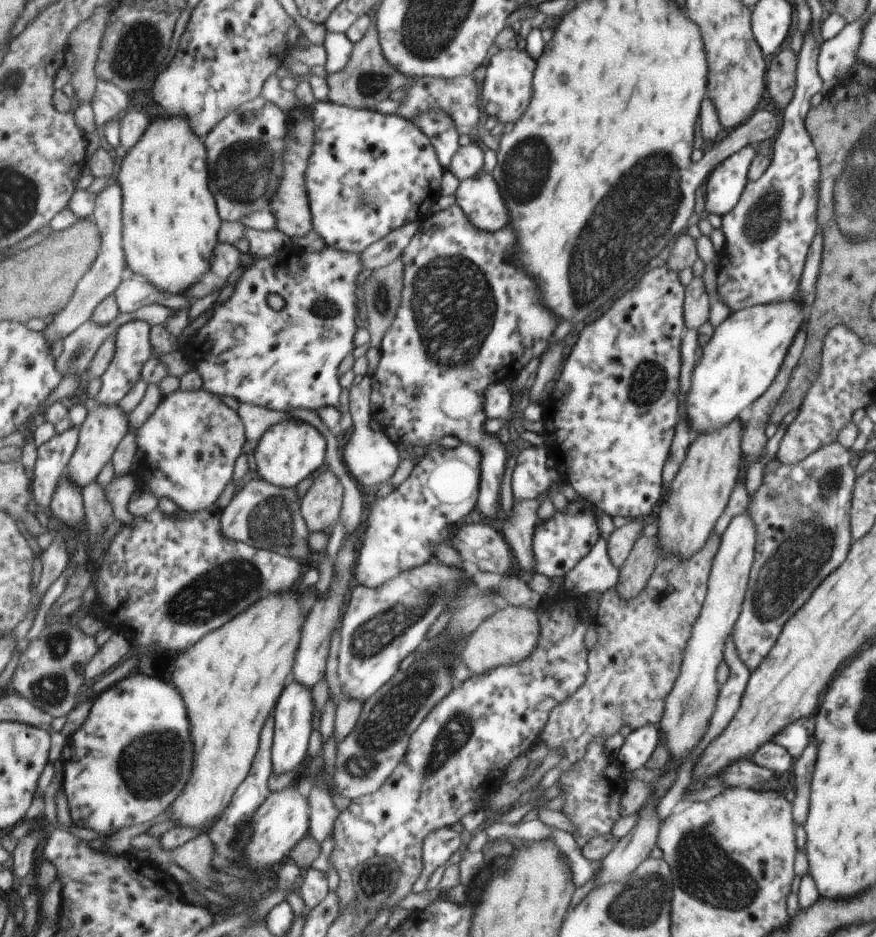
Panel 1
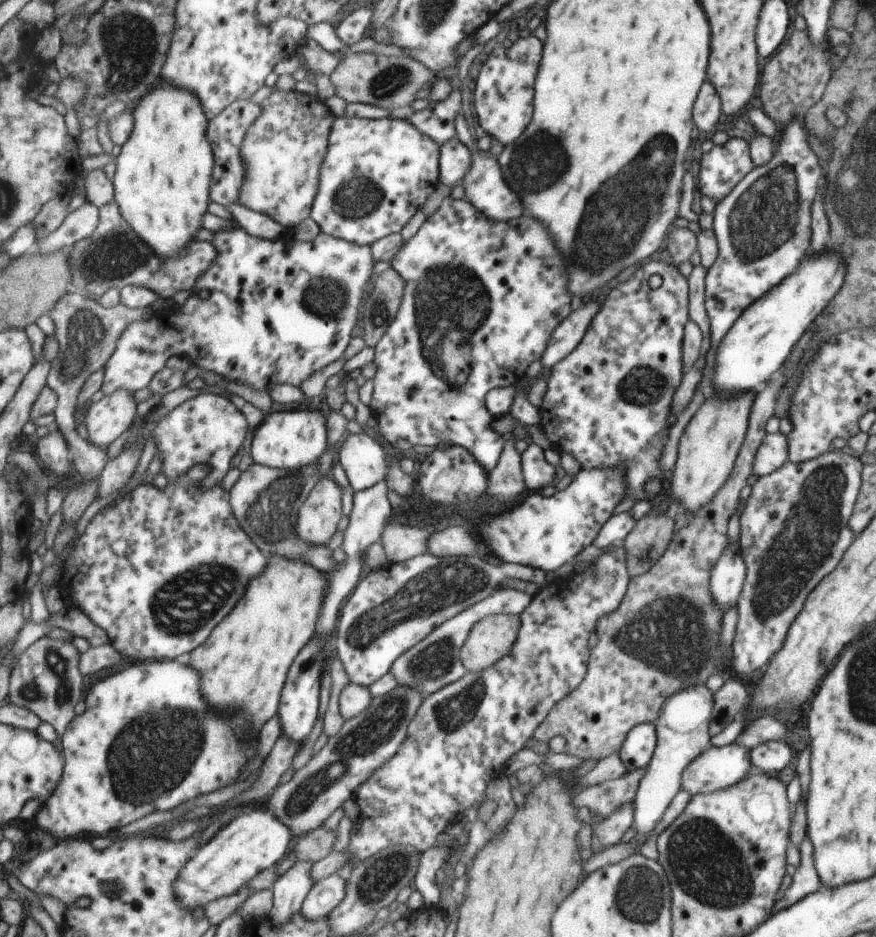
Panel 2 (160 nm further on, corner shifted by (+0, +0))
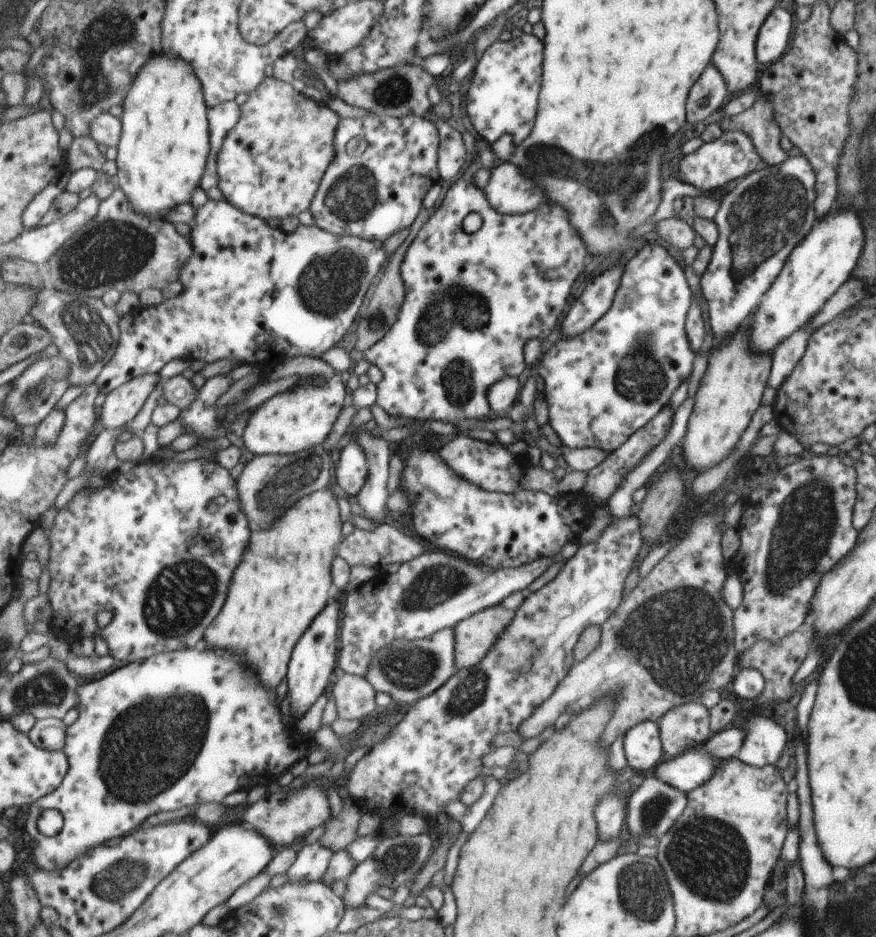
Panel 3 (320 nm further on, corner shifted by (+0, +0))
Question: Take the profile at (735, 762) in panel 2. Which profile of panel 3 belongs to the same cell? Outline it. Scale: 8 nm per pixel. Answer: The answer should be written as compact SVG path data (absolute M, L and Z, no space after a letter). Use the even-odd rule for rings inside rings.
M690 750L674 757L663 757L653 772L663 784L687 794L715 775L720 762L710 754Z

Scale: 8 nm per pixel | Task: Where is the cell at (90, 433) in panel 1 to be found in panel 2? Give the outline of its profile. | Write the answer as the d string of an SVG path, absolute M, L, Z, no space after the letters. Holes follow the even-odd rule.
M121 389L89 406L86 413L86 428L91 444L109 446L117 440L139 416L135 392Z

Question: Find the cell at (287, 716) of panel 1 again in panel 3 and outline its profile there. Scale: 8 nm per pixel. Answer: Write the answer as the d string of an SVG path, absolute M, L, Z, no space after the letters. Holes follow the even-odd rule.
M337 602L329 603L316 619L312 626L297 643L293 651L292 660L288 668L288 696L292 706L292 714L300 718L309 712L309 708L317 702L317 698L331 686L331 674L337 664L337 640L339 640L339 620L341 620L341 608Z

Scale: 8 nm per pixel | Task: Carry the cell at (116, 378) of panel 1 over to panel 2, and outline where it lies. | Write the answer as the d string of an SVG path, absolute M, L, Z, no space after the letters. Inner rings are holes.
M233 216L229 220L235 220L235 222L237 223L235 223L231 228L223 229L220 230L218 233L215 233L216 235L214 236L212 243L215 245L215 248L217 249L218 252L216 259L213 261L212 267L209 267L208 271L205 271L204 274L201 275L200 278L196 280L196 284L195 284L196 289L207 290L209 292L209 296L203 298L203 297L198 297L197 294L192 294L191 297L189 297L184 302L184 305L179 309L180 313L183 314L183 327L181 328L175 328L173 326L169 326L169 324L165 324L165 321L155 316L155 314L151 314L151 317L147 317L146 319L139 319L129 324L129 326L125 329L125 332L123 332L123 334L121 335L117 348L115 349L115 352L112 354L112 357L109 359L109 362L104 366L104 383L102 386L102 392L105 395L113 394L115 391L120 391L121 389L136 392L136 391L140 391L141 389L149 387L150 384L152 383L152 380L156 378L157 374L159 374L166 367L168 360L171 357L174 357L175 355L189 357L189 359L191 359L191 361L193 361L193 363L198 367L207 371L213 371L219 374L220 376L222 376L222 378L231 381L237 381L239 383L243 383L248 386L255 387L255 389L258 390L265 390L266 392L269 392L272 389L272 387L277 383L278 384L289 383L300 388L300 384L304 383L304 380L306 378L312 377L312 374L315 371L328 367L328 364L335 363L336 360L344 358L345 351L348 350L349 342L353 340L353 330L355 330L355 326L357 326L357 322L359 322L359 306L361 306L361 300L363 300L363 296L365 296L365 290L367 290L367 286L369 286L369 282L371 282L371 276L373 276L373 268L375 268L376 258L373 256L373 254L371 254L372 245L360 245L359 243L354 243L348 241L347 239L337 238L336 236L328 235L327 233L323 233L323 232L320 232L313 241L301 241L297 239L285 240L285 238L278 238L277 240L265 240L262 238L257 238L252 234L249 234L249 232L247 232L247 229L241 226L241 224L235 218L233 218Z

